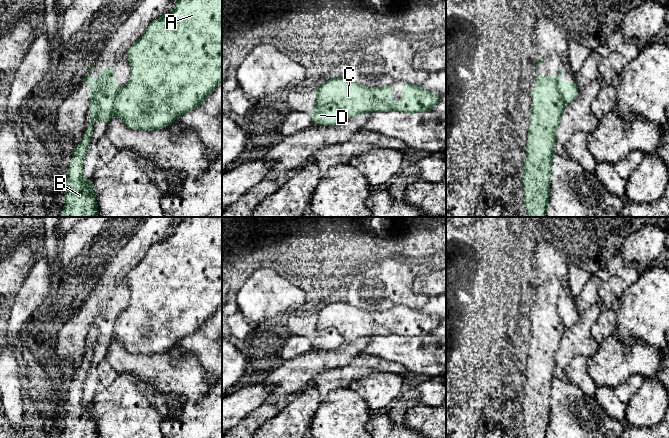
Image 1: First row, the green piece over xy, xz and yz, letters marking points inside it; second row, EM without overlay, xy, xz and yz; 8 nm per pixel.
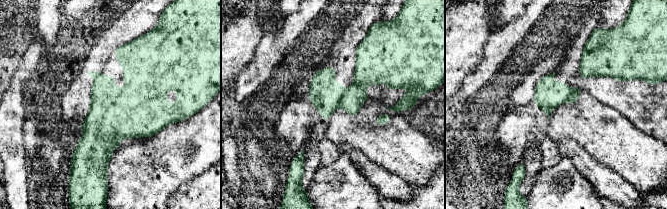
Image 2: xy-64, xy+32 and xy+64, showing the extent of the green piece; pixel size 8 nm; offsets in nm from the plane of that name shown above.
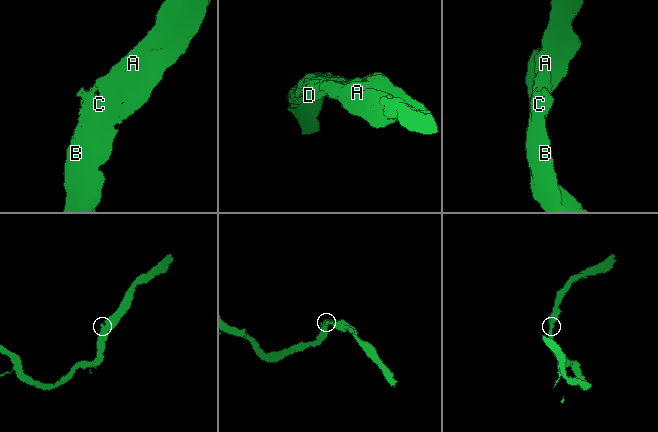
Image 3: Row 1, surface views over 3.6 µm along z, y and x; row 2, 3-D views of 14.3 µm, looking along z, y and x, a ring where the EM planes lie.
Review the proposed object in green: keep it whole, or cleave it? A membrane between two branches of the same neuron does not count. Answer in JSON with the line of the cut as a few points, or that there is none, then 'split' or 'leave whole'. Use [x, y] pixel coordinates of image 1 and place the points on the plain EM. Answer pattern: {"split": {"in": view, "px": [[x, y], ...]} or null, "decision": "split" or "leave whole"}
{"split": {"in": "yz", "px": [[536, 310], [555, 311], [561, 323], [562, 334]]}, "decision": "split"}

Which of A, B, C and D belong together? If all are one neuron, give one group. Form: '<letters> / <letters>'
A B C / D

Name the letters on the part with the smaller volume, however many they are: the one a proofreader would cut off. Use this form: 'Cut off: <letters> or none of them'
Cut off: D

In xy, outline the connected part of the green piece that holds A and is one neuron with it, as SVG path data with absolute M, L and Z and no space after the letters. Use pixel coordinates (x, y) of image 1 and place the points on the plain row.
M184 217L175 232L168 238L152 245L144 259L127 275L125 281L130 287L130 301L126 311L120 312L114 323L112 339L120 341L133 354L153 355L166 352L183 338L201 329L222 305L222 217Z

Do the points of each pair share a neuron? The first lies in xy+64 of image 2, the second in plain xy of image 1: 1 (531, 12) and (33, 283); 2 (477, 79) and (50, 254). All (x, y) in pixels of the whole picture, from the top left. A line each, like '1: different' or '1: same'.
1: same
2: different

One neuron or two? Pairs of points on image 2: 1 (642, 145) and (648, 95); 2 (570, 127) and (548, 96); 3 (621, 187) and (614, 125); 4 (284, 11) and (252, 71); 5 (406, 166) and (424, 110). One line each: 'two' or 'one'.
1: two
2: two
3: two
4: two
5: two

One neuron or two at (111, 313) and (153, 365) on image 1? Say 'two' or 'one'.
two

